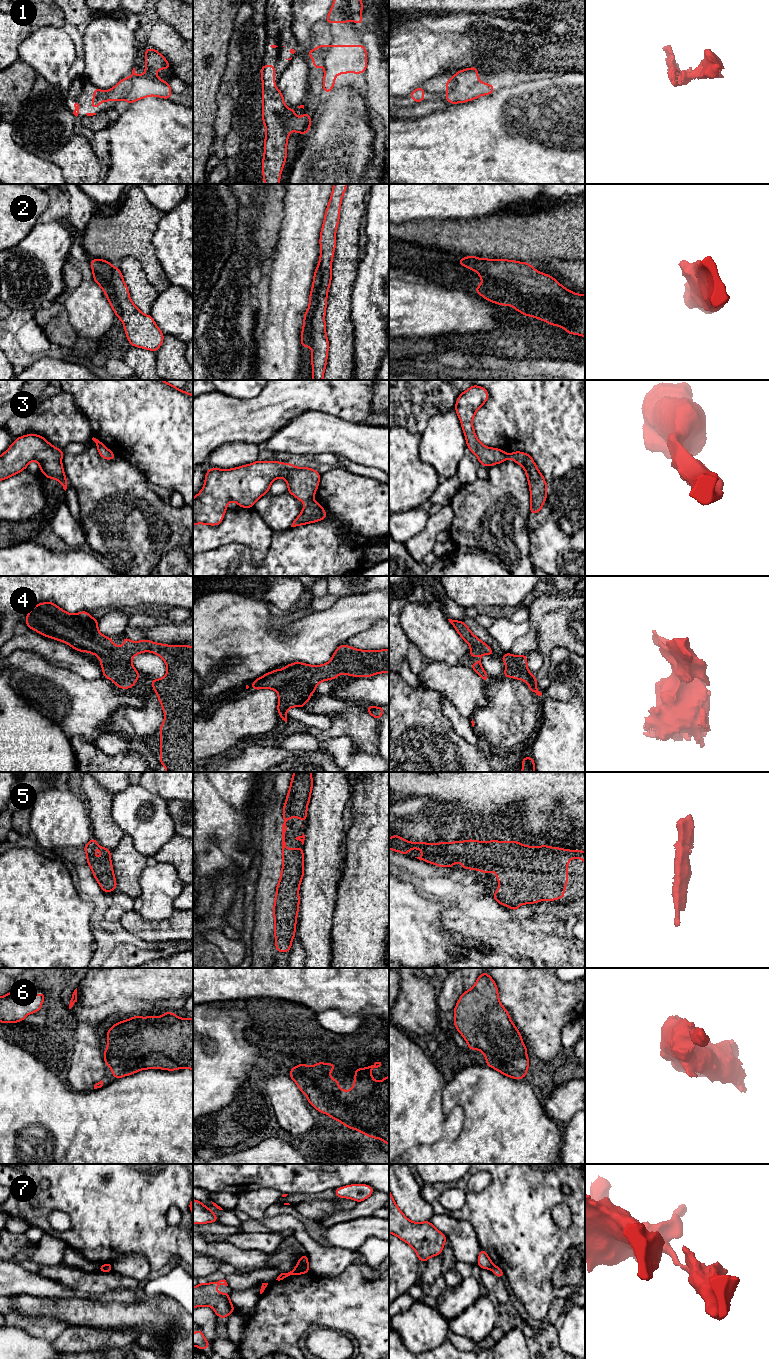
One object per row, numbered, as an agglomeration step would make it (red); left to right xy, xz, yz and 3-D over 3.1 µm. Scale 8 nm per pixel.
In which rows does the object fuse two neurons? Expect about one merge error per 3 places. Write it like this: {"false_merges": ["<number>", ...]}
{"false_merges": ["1", "2", "3", "6", "7"]}

